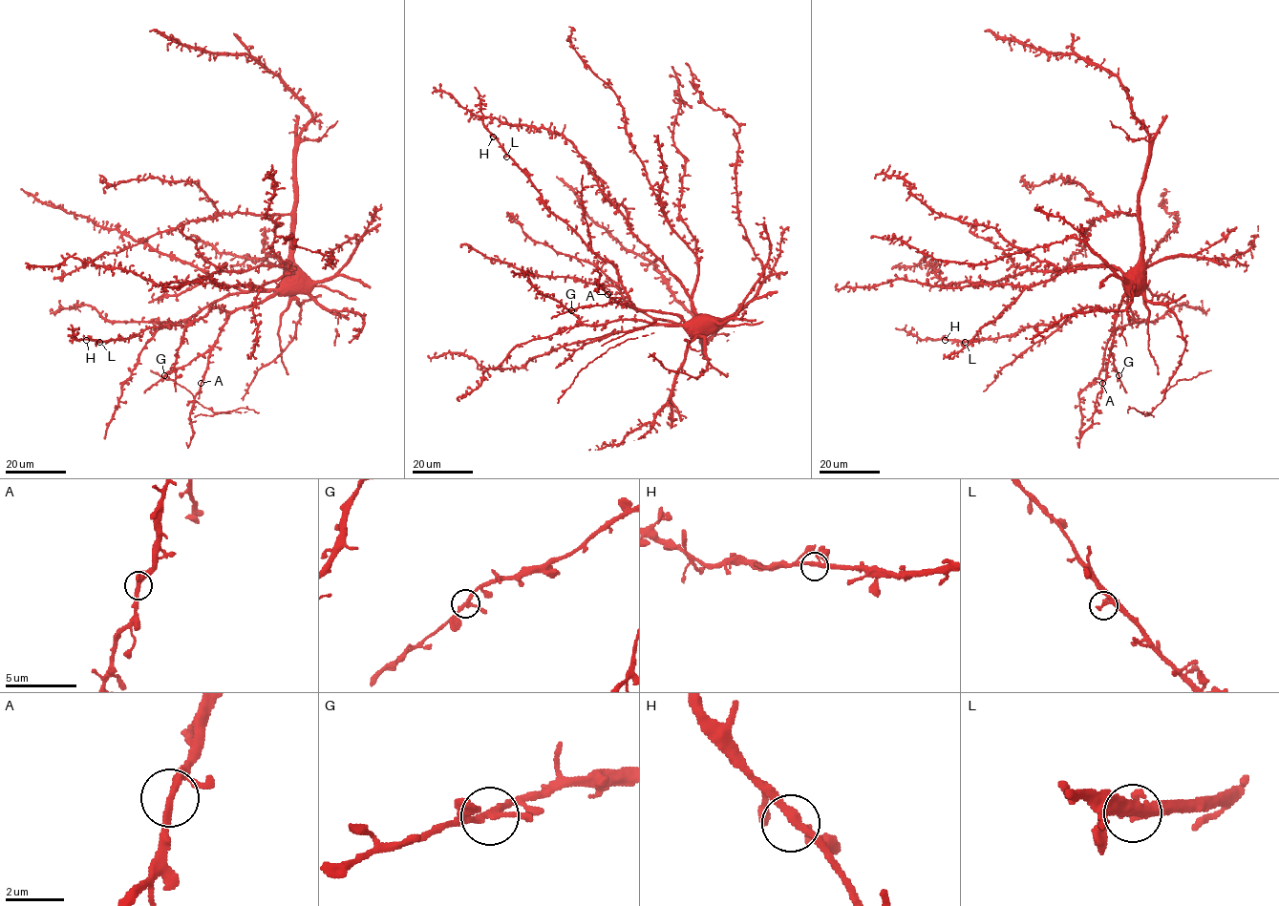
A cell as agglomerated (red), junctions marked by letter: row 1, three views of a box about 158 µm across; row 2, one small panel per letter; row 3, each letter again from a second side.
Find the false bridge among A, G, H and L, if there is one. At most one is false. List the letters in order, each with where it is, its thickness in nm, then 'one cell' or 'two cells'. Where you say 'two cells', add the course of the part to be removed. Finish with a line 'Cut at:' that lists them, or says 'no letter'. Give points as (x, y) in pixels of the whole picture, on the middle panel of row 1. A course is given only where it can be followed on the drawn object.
A: place (607, 294); calibre 240 nm; one cell
G: place (571, 310); calibre 200 nm; one cell
H: place (493, 136); calibre 240 nm; one cell
L: place (506, 157); calibre 200 nm; one cell
Cut at: no letter

